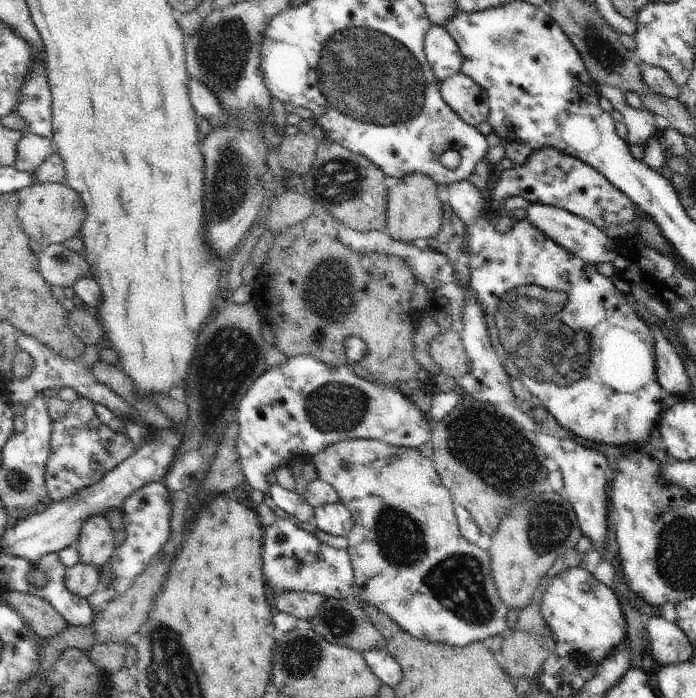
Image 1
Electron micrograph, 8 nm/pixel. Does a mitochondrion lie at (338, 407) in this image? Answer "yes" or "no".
yes

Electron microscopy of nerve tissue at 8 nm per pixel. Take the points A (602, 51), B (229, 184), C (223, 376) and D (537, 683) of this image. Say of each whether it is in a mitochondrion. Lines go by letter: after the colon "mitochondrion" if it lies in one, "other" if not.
A: mitochondrion
B: mitochondrion
C: mitochondrion
D: other

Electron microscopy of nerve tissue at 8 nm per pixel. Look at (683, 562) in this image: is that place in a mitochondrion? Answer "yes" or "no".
yes

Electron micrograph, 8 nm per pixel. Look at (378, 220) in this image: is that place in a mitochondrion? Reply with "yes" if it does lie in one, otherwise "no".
no

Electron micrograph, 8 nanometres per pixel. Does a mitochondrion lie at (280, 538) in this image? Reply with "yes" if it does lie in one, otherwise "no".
yes

